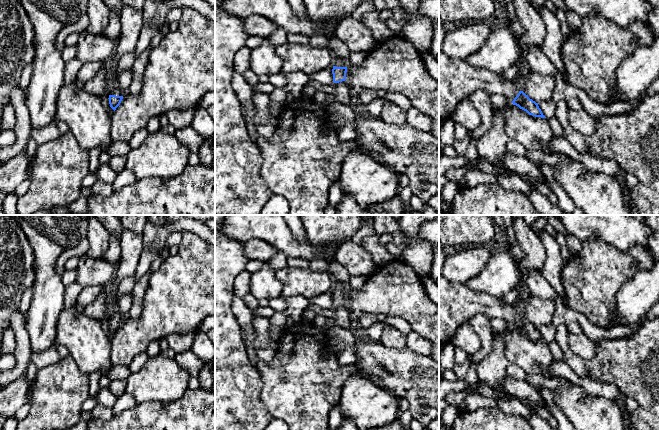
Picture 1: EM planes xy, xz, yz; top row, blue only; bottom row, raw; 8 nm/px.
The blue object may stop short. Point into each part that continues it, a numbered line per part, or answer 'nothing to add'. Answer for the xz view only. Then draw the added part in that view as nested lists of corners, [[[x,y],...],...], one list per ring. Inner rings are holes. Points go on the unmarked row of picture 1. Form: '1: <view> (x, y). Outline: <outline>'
1: xz (337, 285). Outline: [[[333,279],[332,288],[333,290],[336,290],[336,291],[347,291],[346,284],[337,279]]]

